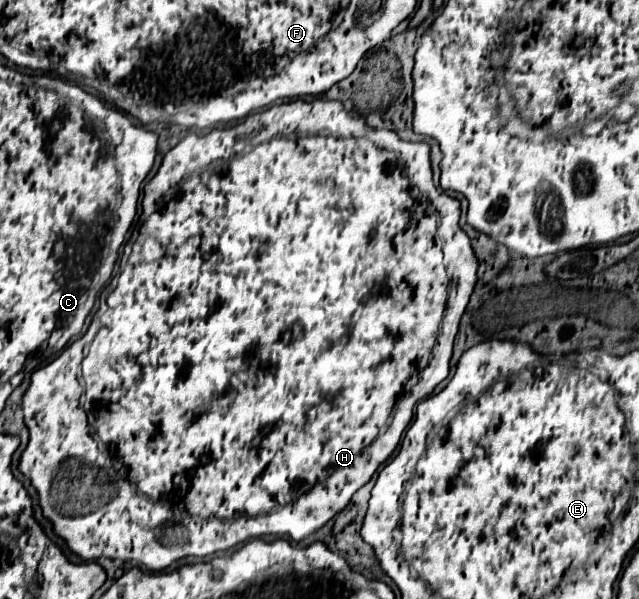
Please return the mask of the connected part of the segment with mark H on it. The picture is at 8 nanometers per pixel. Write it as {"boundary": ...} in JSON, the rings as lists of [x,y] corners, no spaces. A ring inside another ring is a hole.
{"boundary":[[[316,98],[312,102],[304,102],[304,100],[294,100],[294,102],[286,102],[286,104],[278,104],[272,106],[264,112],[256,112],[254,116],[248,116],[244,122],[240,122],[234,128],[224,128],[224,130],[212,130],[204,136],[198,134],[188,134],[180,144],[176,144],[162,160],[160,170],[156,172],[156,176],[150,180],[150,184],[146,186],[146,196],[156,196],[156,212],[152,212],[140,226],[138,230],[138,238],[134,242],[130,260],[126,264],[126,268],[122,270],[122,274],[118,276],[118,286],[114,288],[114,292],[108,296],[108,310],[106,314],[100,317],[102,329],[96,329],[96,320],[94,317],[87,332],[76,340],[74,344],[70,344],[54,362],[38,368],[32,374],[32,384],[28,388],[28,392],[24,394],[24,422],[30,430],[30,442],[20,458],[20,472],[24,476],[28,476],[32,480],[32,486],[38,490],[40,494],[40,506],[46,518],[50,518],[50,522],[54,524],[54,532],[66,540],[66,544],[70,546],[70,550],[74,554],[78,554],[84,560],[96,560],[96,558],[114,558],[114,560],[132,560],[140,566],[144,566],[146,570],[164,570],[168,568],[172,562],[184,558],[184,556],[210,556],[214,552],[224,552],[244,540],[256,538],[256,536],[266,536],[266,534],[278,534],[284,536],[288,534],[292,540],[302,540],[306,536],[310,536],[312,532],[316,532],[318,528],[322,528],[330,518],[334,518],[352,498],[352,494],[362,488],[372,474],[378,470],[378,466],[382,462],[388,460],[388,456],[396,450],[400,436],[408,424],[408,420],[404,420],[402,424],[392,424],[392,416],[394,410],[400,402],[408,402],[408,398],[412,398],[412,406],[416,402],[420,402],[422,398],[430,396],[432,390],[448,376],[448,366],[450,366],[450,356],[452,356],[452,344],[454,344],[454,336],[458,332],[458,324],[460,318],[466,310],[466,304],[470,300],[472,288],[476,284],[476,270],[478,270],[478,260],[472,252],[470,246],[470,238],[466,236],[466,232],[458,226],[458,218],[460,218],[460,202],[456,198],[450,198],[448,194],[440,192],[434,182],[432,182],[432,168],[430,168],[430,146],[427,143],[406,142],[394,134],[392,130],[376,130],[370,128],[362,117],[353,117],[344,110],[340,100],[324,100],[324,98]],[[444,246],[448,246],[448,264],[444,260]],[[110,366],[116,366],[116,370],[120,368],[120,372],[110,372]],[[84,400],[88,400],[88,404],[92,404],[92,408],[88,410],[84,406]],[[68,460],[78,460],[84,466],[82,468],[90,468],[96,466],[100,468],[100,472],[92,472],[92,478],[88,474],[70,474],[70,470],[64,466],[64,462]]]}

